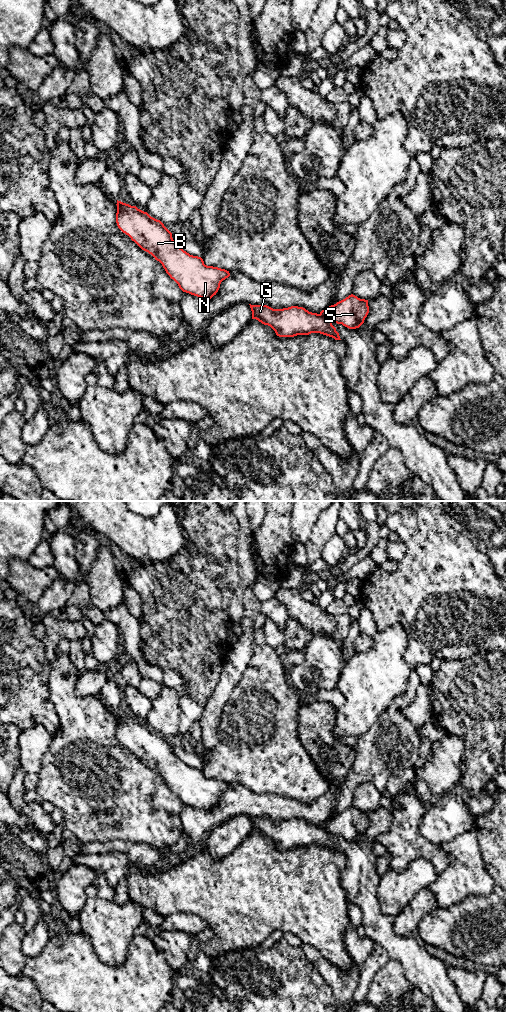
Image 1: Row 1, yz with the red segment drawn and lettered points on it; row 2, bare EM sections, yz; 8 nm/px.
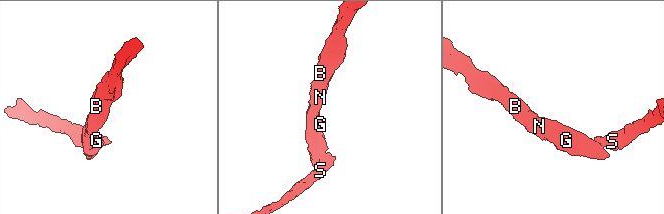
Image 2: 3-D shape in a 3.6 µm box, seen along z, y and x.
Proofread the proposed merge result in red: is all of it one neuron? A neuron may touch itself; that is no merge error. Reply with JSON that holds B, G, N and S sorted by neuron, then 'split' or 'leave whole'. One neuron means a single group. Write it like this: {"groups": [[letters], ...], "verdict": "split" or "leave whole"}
{"groups": [["B", "G", "N"], ["S"]], "verdict": "split"}

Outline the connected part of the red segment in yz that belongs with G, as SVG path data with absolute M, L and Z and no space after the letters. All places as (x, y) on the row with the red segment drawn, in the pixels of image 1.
M249 305L252 319L270 326L279 337L320 333L335 340L341 340L330 320L321 314L309 312L303 307L273 309L267 305Z

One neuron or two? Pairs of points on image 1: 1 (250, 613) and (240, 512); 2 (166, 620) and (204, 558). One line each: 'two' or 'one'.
1: two
2: one

